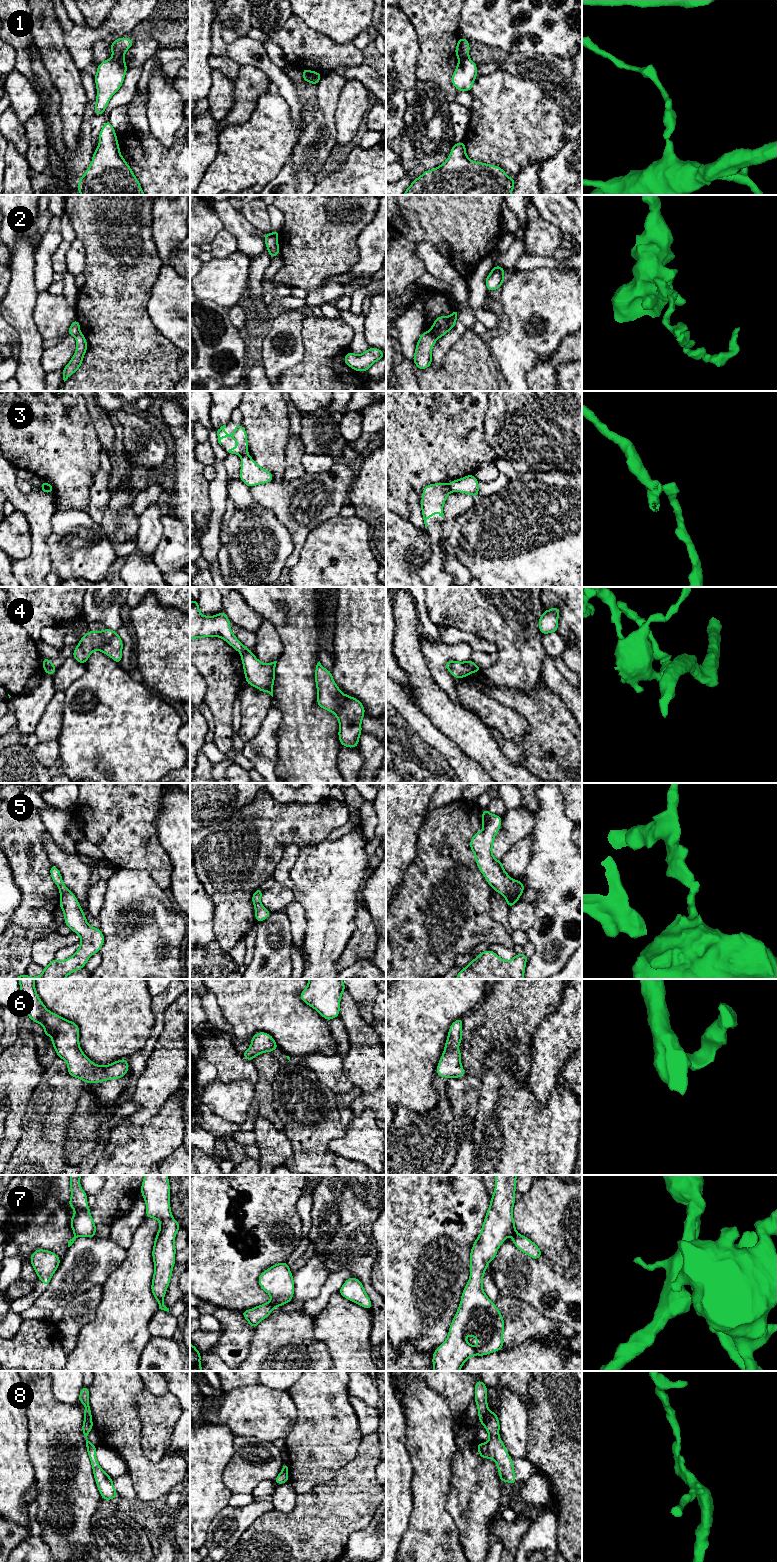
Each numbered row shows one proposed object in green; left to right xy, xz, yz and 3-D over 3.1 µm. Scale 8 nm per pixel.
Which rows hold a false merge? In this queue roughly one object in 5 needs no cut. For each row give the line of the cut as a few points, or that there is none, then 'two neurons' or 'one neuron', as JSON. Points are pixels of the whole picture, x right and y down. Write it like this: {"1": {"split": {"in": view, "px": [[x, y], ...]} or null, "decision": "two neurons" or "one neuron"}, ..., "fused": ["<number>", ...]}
{"1": {"split": {"in": "xy", "px": [[113, 56], [123, 57]]}, "decision": "two neurons"}, "2": {"split": {"in": "yz", "px": [[429, 332], [436, 339]]}, "decision": "two neurons"}, "3": {"split": {"in": "yz", "px": [[447, 484], [451, 491]]}, "decision": "two neurons"}, "4": {"split": {"in": "yz", "px": [[454, 661], [449, 670]]}, "decision": "two neurons"}, "5": {"split": {"in": "yz", "px": [[514, 880], [504, 895]]}, "decision": "two neurons"}, "6": {"split": null, "decision": "one neuron"}, "7": {"split": {"in": "xz", "px": [[270, 1301], [275, 1306]]}, "decision": "two neurons"}, "8": {"split": {"in": "yz", "px": [[489, 1411], [486, 1420], [482, 1424]]}, "decision": "two neurons"}, "fused": ["1", "2", "3", "4", "5", "7", "8"]}

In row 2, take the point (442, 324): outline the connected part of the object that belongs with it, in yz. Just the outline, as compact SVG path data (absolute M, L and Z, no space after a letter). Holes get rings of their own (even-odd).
M454 309L448 317L439 316L435 319L434 324L430 328L430 333L436 338L443 337L447 332L455 327L459 310Z

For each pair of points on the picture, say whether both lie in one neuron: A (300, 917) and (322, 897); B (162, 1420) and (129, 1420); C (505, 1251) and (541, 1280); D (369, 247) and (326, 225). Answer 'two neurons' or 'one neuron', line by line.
A: two neurons
B: two neurons
C: one neuron
D: two neurons

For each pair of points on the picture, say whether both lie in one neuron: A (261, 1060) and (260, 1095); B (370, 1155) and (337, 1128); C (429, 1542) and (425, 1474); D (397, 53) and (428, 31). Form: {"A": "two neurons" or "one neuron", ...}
{"A": "one neuron", "B": "two neurons", "C": "one neuron", "D": "two neurons"}

